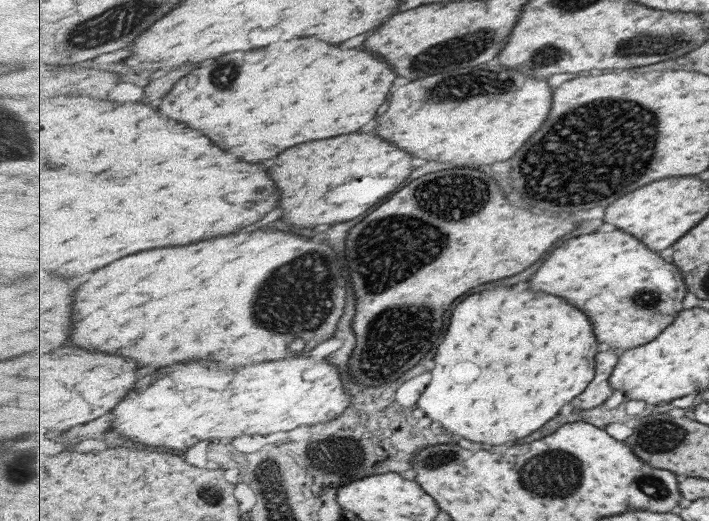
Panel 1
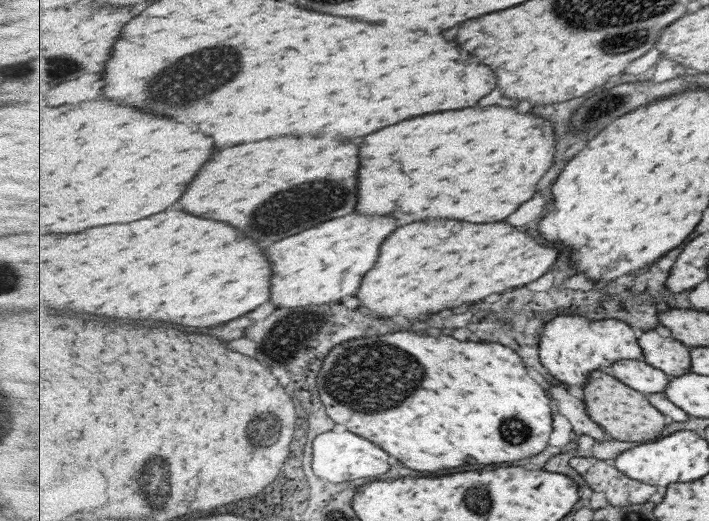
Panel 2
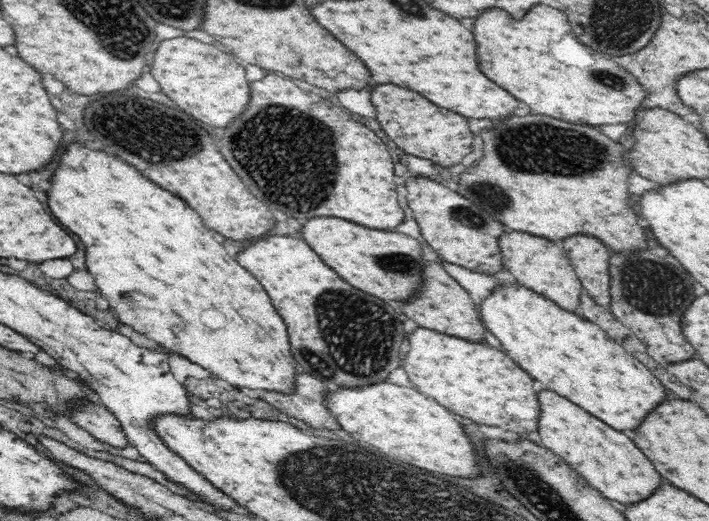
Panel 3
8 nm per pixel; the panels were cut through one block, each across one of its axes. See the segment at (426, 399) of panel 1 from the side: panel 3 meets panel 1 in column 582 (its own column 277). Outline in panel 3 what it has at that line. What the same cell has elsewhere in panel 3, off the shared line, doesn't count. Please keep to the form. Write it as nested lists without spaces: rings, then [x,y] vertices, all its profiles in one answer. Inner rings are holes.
[[[88,144],[86,148],[82,146],[72,146],[68,152],[62,154],[60,166],[54,174],[54,190],[50,192],[50,208],[54,212],[54,216],[66,226],[70,228],[76,236],[80,236],[80,240],[86,246],[86,262],[88,262],[87,271],[94,276],[96,284],[98,284],[97,291],[103,298],[110,302],[110,306],[118,312],[120,316],[120,324],[128,324],[132,330],[143,334],[149,338],[152,345],[161,350],[168,350],[174,354],[180,354],[182,358],[188,358],[190,362],[197,364],[200,368],[212,374],[217,382],[226,386],[238,386],[239,388],[246,388],[250,390],[263,390],[268,392],[276,392],[280,395],[295,395],[298,392],[298,385],[296,385],[296,376],[300,372],[298,361],[292,355],[292,343],[290,336],[288,336],[288,328],[284,324],[284,318],[276,312],[274,304],[270,302],[270,296],[266,294],[264,286],[248,272],[236,259],[232,259],[226,250],[213,235],[210,229],[202,222],[200,215],[188,206],[184,200],[177,196],[170,196],[168,191],[164,192],[162,188],[156,188],[156,184],[150,184],[146,178],[142,178],[136,170],[128,168],[128,164],[122,164],[120,160],[104,154],[104,152],[90,152]]]

